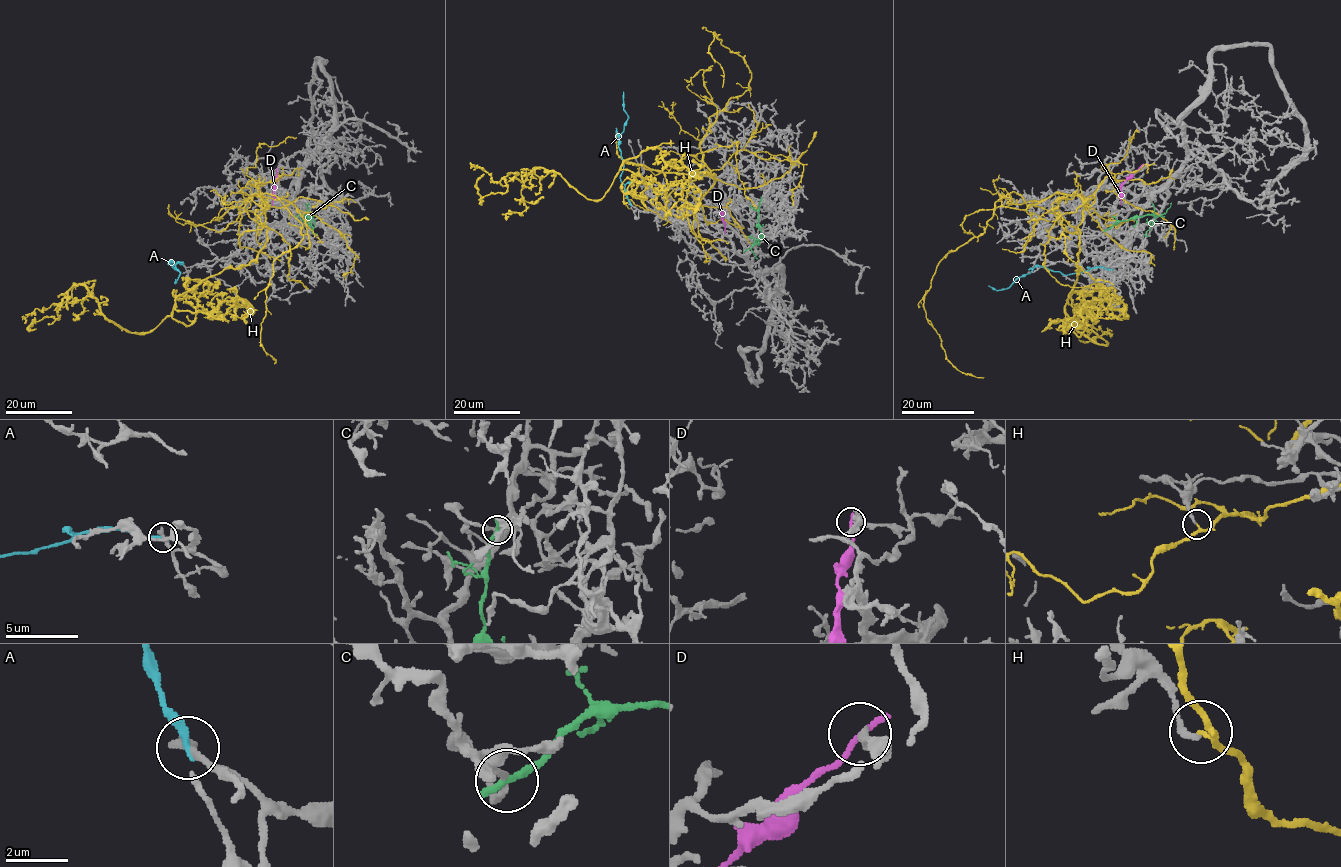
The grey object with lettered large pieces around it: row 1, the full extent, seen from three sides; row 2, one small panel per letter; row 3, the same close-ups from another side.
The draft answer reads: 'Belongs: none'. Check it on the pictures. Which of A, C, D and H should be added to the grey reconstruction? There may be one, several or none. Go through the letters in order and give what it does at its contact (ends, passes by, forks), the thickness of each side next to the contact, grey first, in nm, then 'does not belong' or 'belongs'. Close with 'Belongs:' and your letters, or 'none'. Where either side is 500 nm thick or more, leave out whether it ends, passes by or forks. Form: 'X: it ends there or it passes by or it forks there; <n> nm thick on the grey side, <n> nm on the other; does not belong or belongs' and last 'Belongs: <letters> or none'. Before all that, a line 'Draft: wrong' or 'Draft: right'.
Draft: right
A: it ends there; 360 nm thick on the grey side, 280 nm on the other; does not belong
C: it ends there; 200 nm thick on the grey side, 280 nm on the other; does not belong
D: it ends there; 200 nm thick on the grey side, 240 nm on the other; does not belong
H: it passes by; 190 nm thick on the grey side, 160 nm on the other; does not belong
Belongs: none

